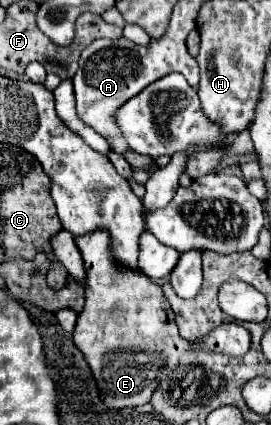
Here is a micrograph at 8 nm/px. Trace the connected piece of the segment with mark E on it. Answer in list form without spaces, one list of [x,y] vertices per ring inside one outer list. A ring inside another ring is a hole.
[[[94,230],[92,234],[84,234],[74,238],[76,246],[82,254],[84,268],[86,268],[86,304],[82,312],[78,314],[78,322],[74,328],[74,344],[82,350],[86,356],[86,362],[90,364],[94,378],[98,380],[98,388],[102,392],[102,398],[106,400],[108,408],[134,408],[148,404],[152,394],[156,392],[156,364],[164,364],[170,368],[176,368],[180,364],[182,354],[194,351],[197,345],[184,340],[178,334],[174,312],[170,308],[170,302],[166,300],[162,286],[152,282],[146,274],[134,268],[126,268],[116,264],[112,252],[110,252],[110,240],[108,230]]]

